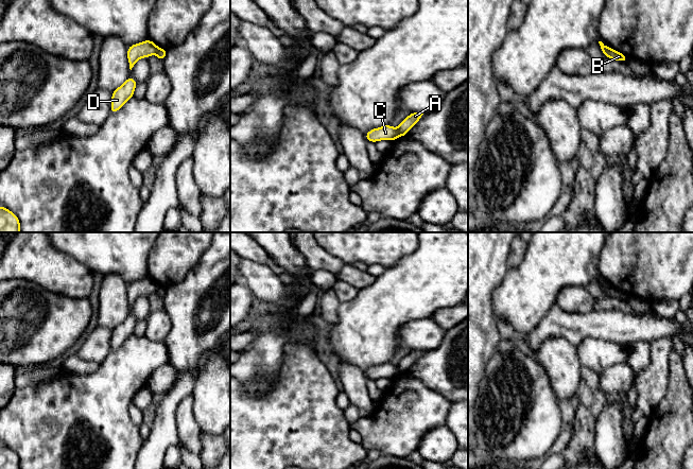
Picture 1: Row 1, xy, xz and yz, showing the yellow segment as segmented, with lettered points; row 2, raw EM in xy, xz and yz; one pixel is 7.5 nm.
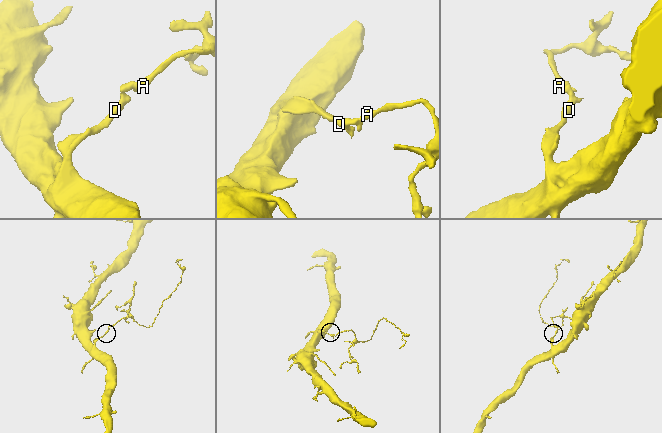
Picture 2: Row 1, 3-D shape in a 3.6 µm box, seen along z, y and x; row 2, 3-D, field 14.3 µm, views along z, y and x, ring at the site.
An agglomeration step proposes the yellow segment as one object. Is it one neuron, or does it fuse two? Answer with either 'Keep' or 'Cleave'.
Cleave

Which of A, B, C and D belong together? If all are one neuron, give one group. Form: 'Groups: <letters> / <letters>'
Groups: A B / C D

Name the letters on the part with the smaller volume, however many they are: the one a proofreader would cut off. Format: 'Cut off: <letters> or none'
Cut off: A, B

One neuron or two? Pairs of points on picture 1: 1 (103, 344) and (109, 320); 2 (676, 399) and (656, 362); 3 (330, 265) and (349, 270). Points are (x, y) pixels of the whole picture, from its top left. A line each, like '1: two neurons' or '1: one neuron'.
1: two neurons
2: two neurons
3: two neurons

